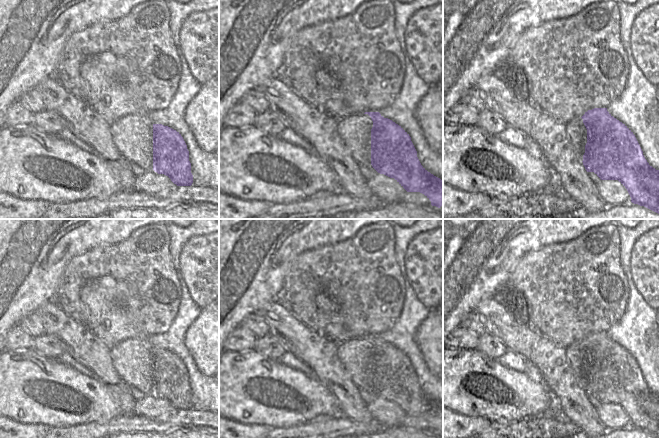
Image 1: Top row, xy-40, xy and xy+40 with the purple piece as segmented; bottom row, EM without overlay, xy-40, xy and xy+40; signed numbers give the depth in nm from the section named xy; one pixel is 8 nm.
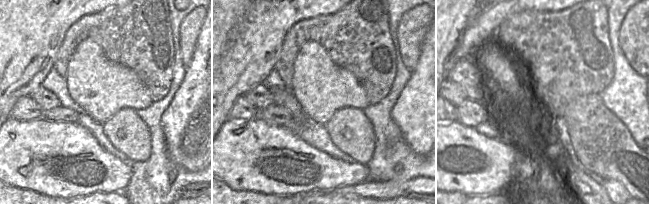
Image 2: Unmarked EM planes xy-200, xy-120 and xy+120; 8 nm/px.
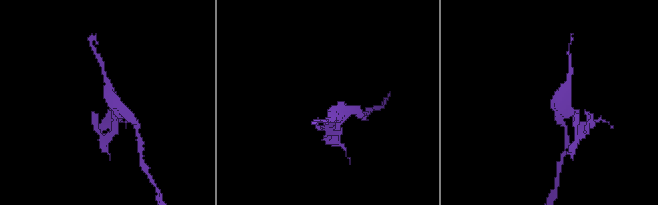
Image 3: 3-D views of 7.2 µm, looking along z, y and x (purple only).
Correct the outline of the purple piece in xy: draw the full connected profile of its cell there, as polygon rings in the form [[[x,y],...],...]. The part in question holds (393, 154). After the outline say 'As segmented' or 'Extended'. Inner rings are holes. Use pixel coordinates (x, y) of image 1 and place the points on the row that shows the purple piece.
[[[365,112],[372,121],[371,129],[371,165],[380,174],[394,178],[407,192],[420,192],[430,201],[432,206],[443,206],[443,180],[428,172],[420,163],[417,151],[409,134],[398,124],[388,118],[384,118],[379,112]]]. As segmented

